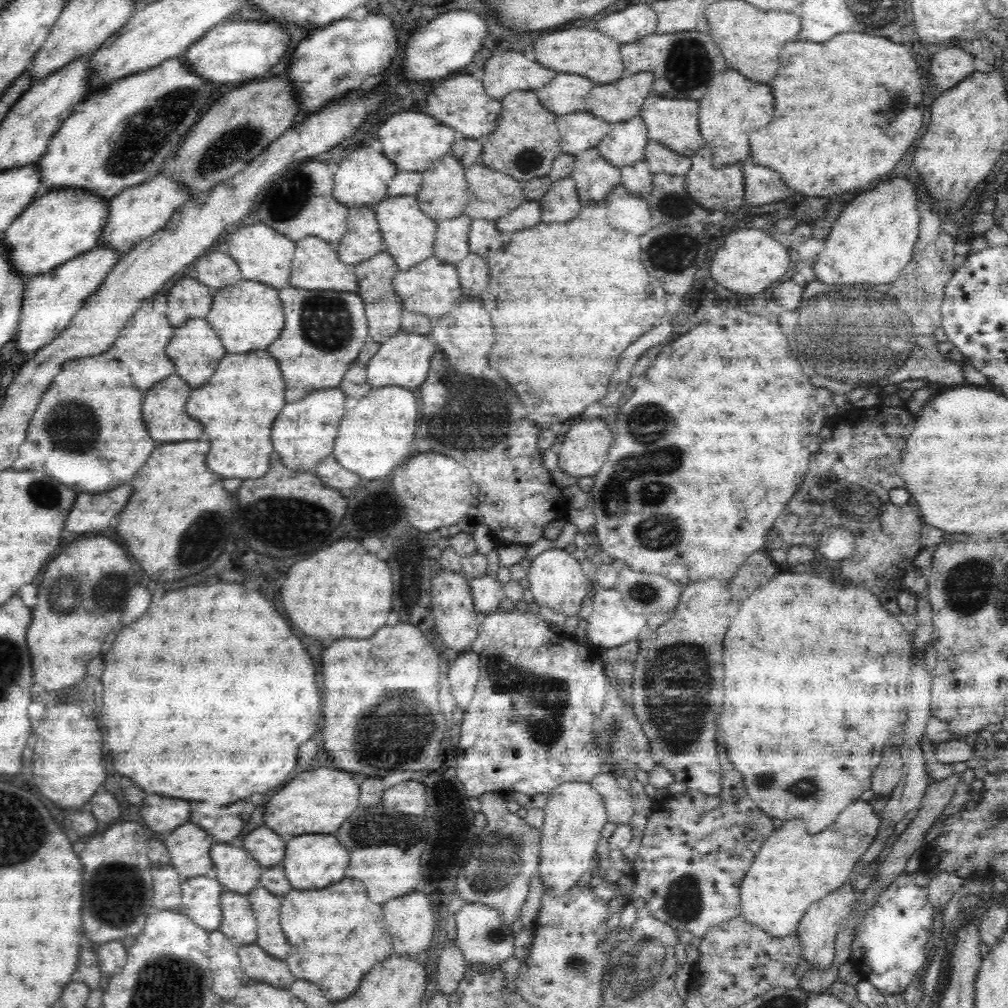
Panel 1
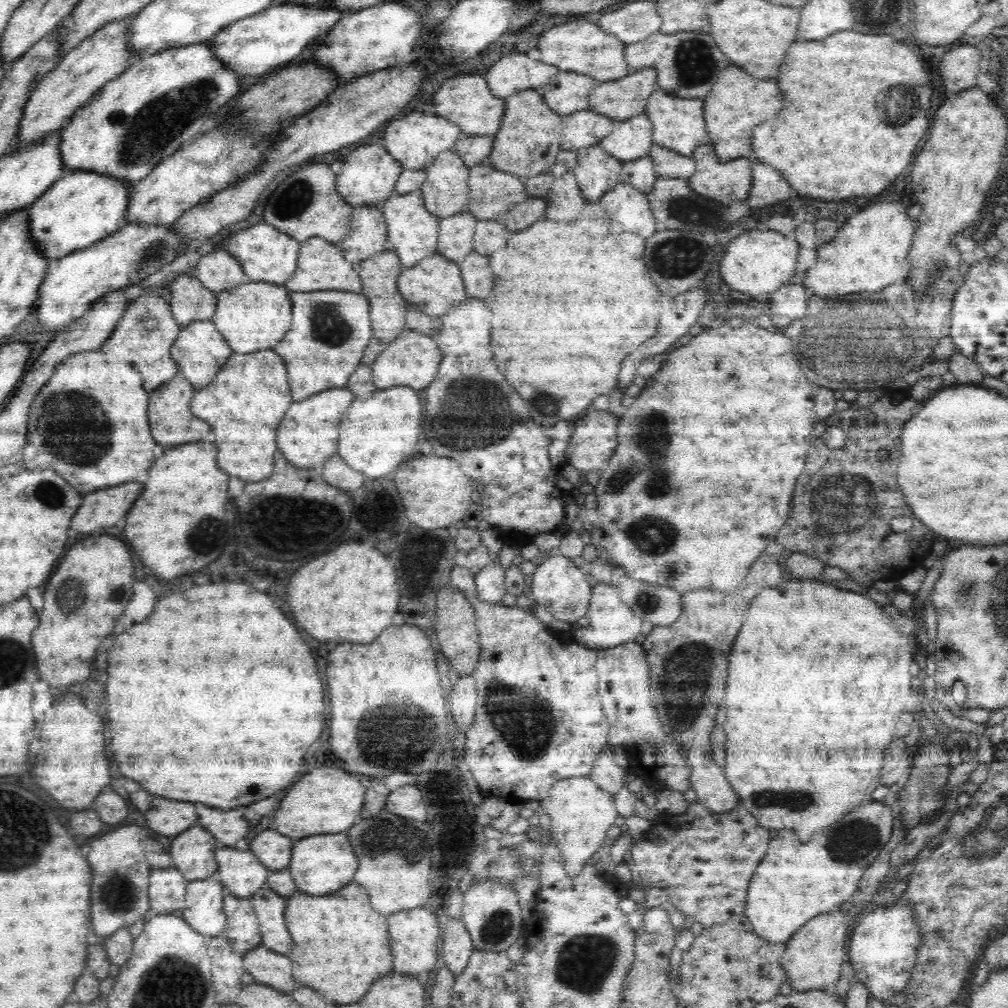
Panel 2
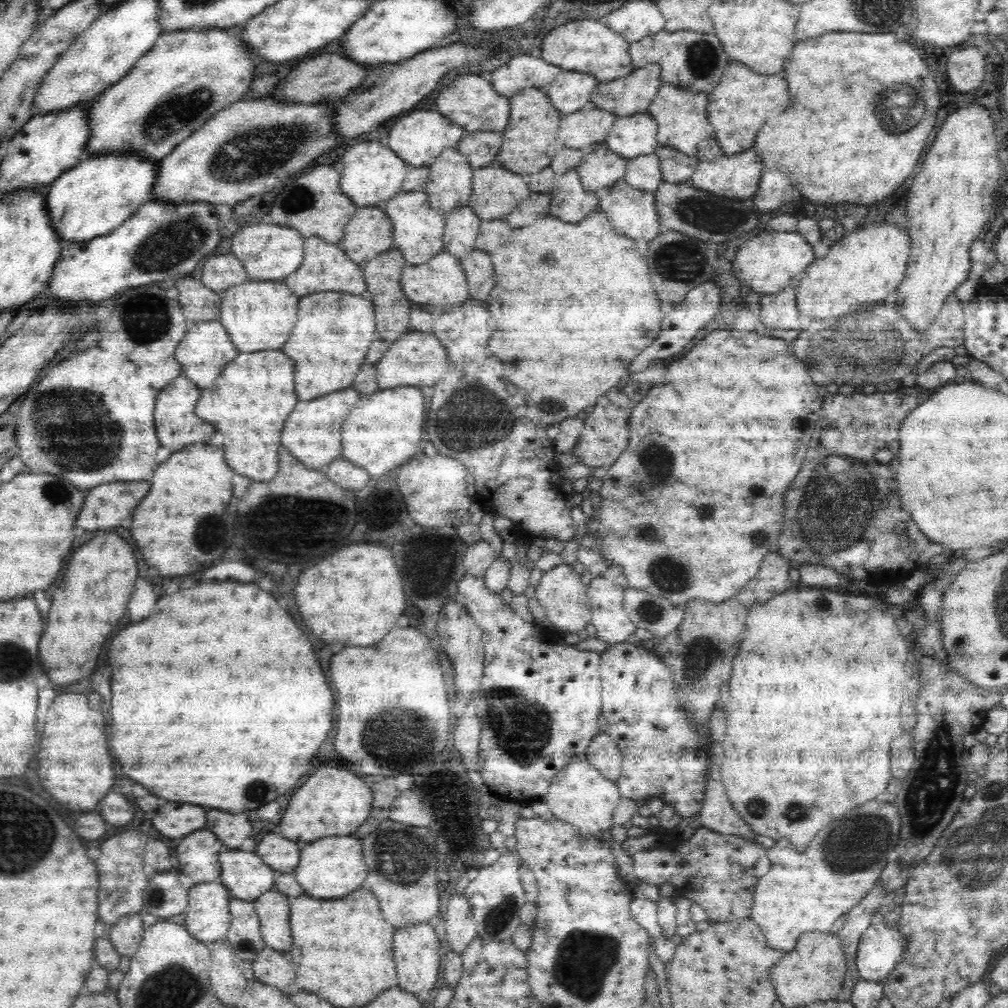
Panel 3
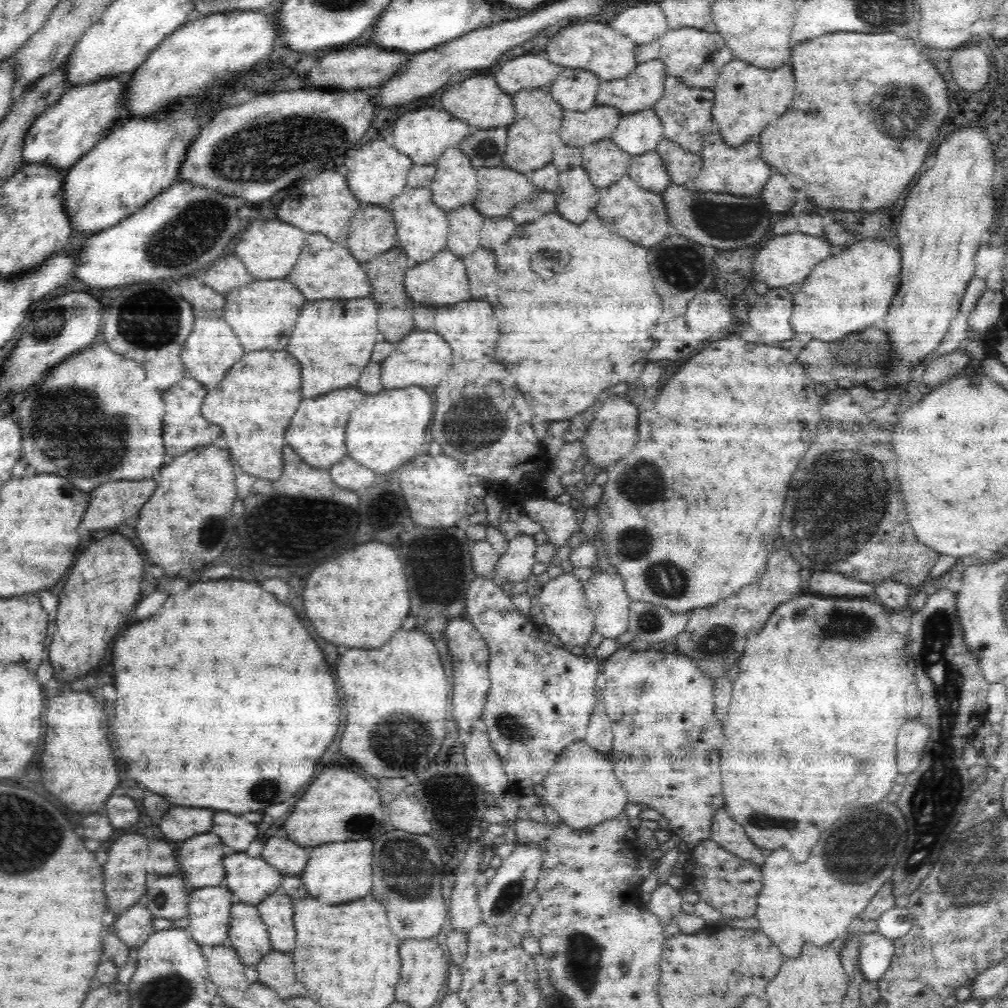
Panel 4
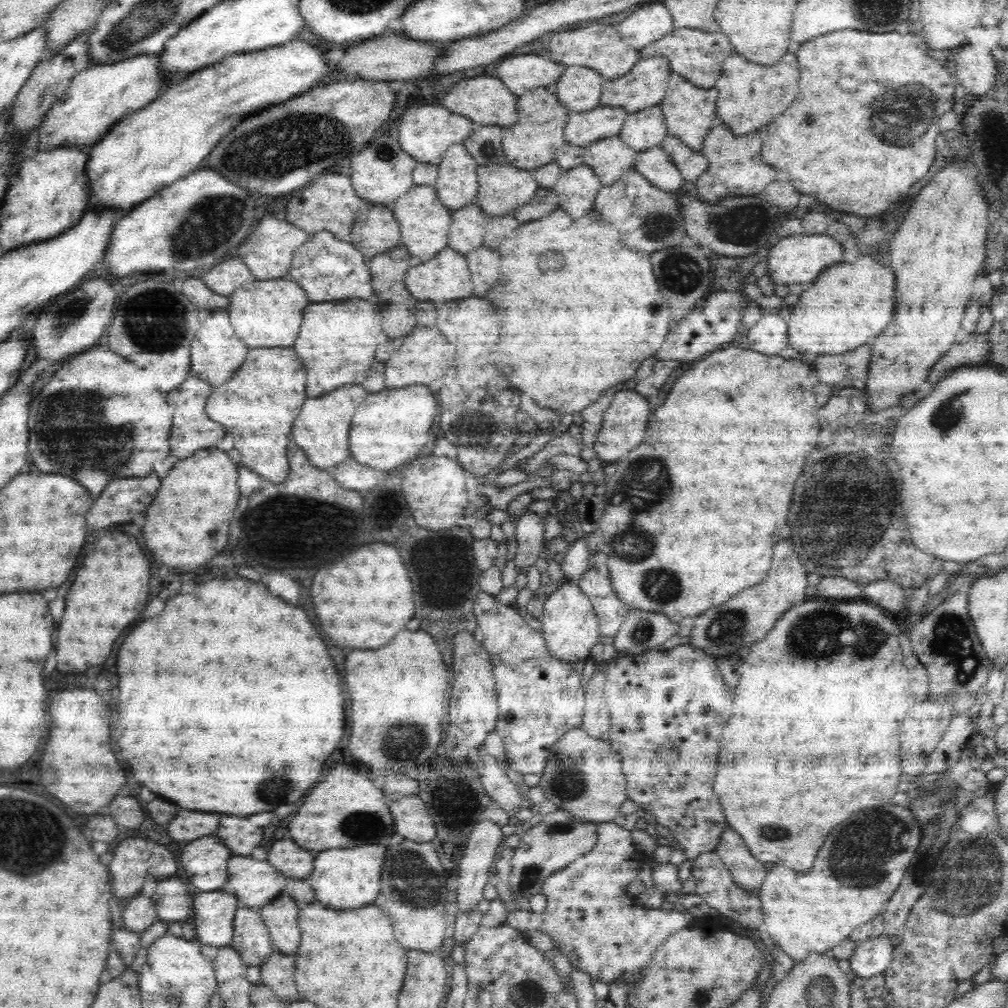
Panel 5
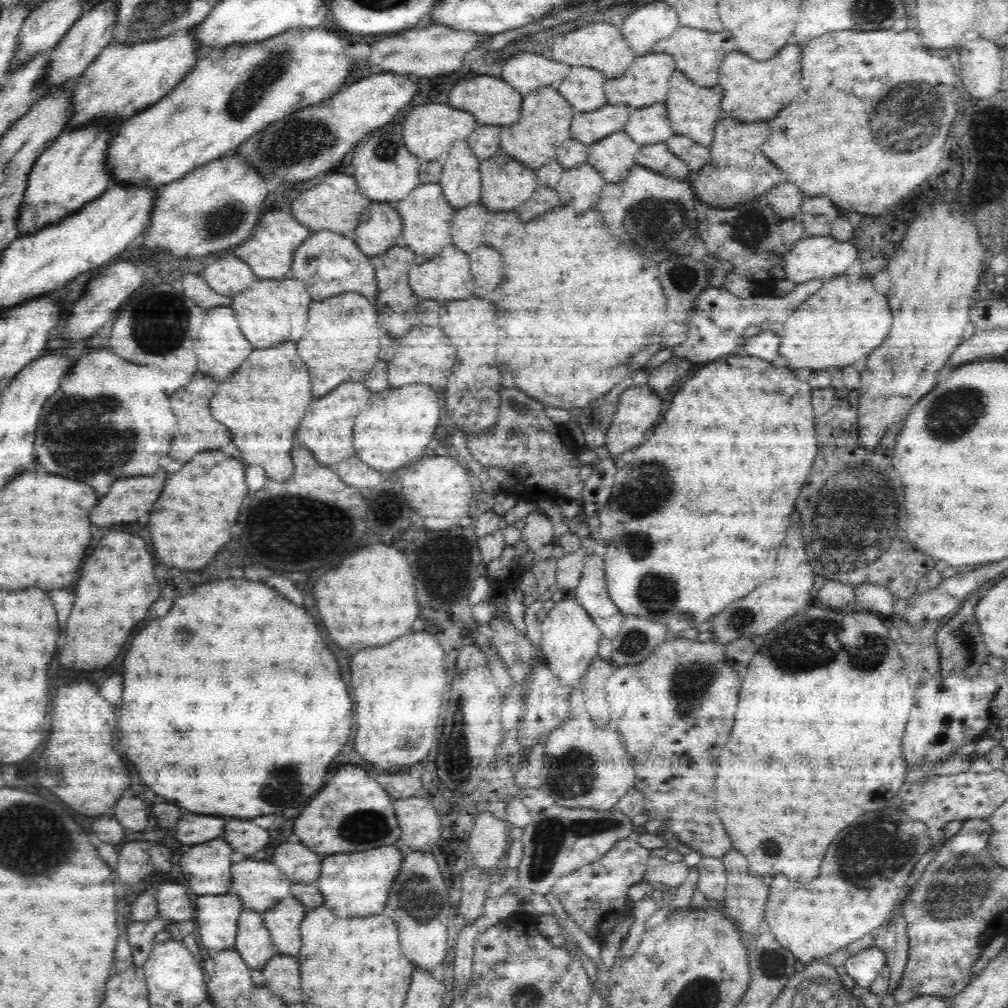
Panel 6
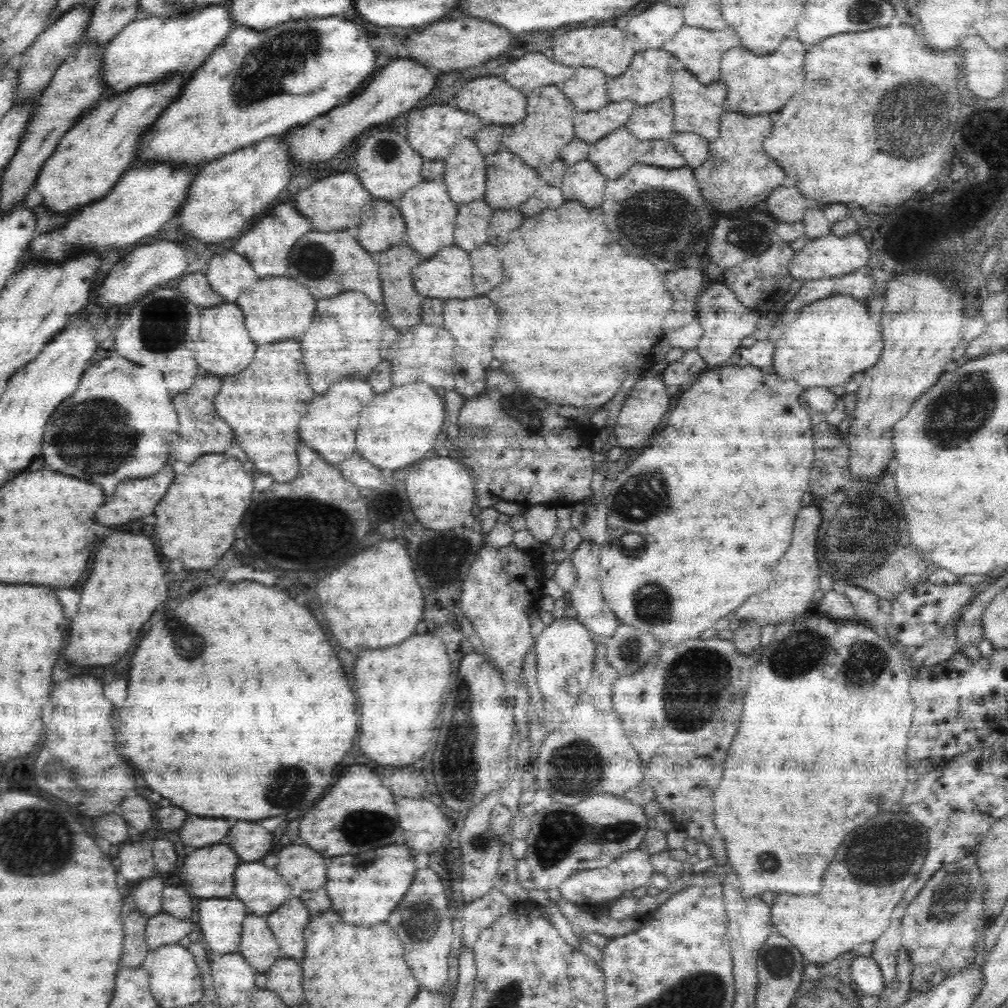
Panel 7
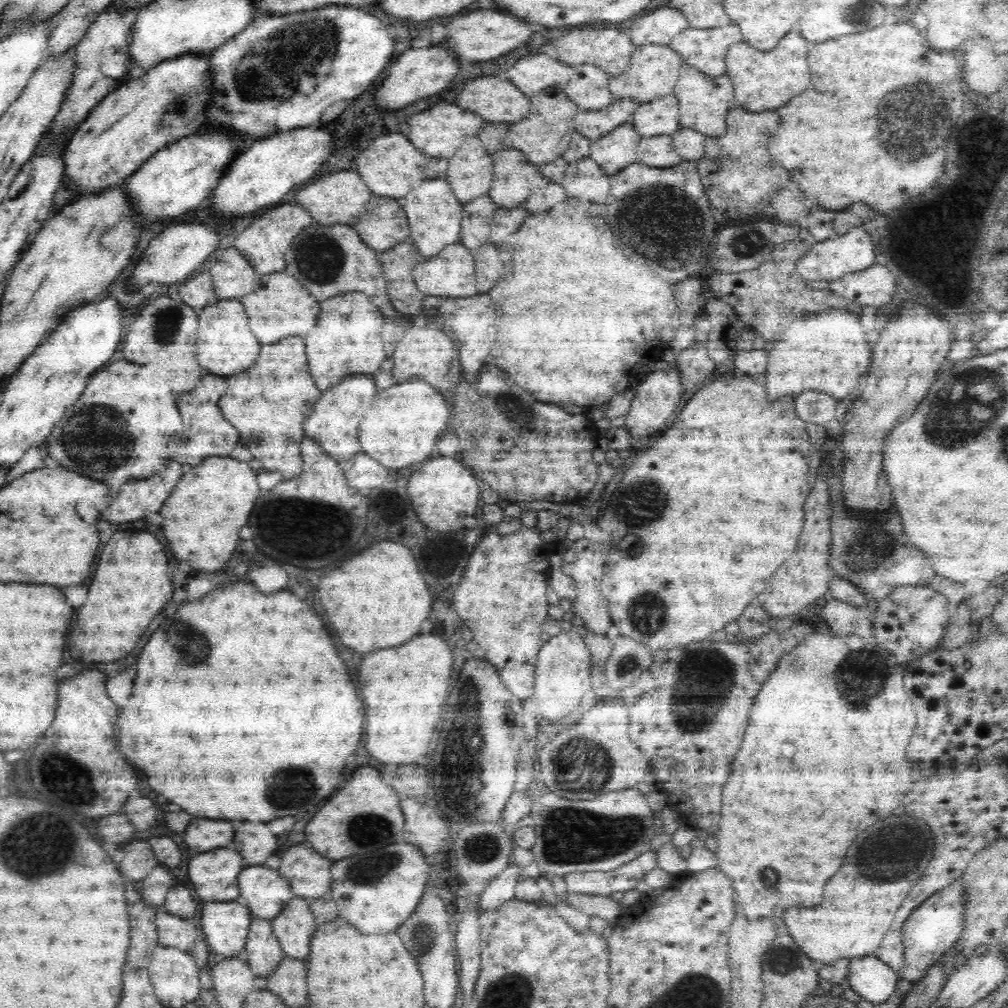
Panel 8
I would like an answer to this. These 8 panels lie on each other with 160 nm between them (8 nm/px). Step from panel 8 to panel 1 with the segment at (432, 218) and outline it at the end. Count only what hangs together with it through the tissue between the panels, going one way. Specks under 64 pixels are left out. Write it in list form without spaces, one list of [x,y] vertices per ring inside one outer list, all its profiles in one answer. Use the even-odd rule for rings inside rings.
[[[416,195],[387,196],[373,207],[386,252],[392,255],[400,271],[408,270],[434,255],[437,221],[424,214]]]

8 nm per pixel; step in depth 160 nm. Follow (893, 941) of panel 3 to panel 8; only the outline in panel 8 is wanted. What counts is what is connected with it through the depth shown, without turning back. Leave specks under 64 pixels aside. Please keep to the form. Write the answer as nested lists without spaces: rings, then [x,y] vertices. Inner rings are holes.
[[[875,954],[866,955],[851,959],[847,978],[834,985],[828,995],[838,996],[851,988],[865,1000],[882,1003],[894,994],[899,980],[900,975]]]

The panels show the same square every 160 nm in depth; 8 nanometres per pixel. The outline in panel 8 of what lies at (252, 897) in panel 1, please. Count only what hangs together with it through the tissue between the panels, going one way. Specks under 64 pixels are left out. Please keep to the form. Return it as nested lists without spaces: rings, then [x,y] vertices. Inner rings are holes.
[[[294,896],[283,912],[270,921],[285,956],[305,961],[310,954],[310,940],[318,928],[309,900]]]

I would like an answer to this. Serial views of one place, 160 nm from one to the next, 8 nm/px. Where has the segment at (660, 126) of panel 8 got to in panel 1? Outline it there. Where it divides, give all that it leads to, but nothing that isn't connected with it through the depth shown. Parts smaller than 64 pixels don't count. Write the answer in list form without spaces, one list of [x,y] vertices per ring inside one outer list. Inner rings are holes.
[[[638,114],[628,120],[613,123],[611,131],[596,147],[607,162],[616,167],[626,167],[644,159],[649,139],[648,127]]]

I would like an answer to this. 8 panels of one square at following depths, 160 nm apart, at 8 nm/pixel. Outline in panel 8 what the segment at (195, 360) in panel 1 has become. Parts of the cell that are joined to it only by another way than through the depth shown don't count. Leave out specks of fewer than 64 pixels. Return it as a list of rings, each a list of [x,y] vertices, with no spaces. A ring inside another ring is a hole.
[[[218,299],[214,304],[196,309],[195,313],[200,322],[196,358],[202,368],[208,368],[214,374],[230,376],[248,370],[256,362],[260,354],[260,342],[248,328],[248,320],[239,299]]]

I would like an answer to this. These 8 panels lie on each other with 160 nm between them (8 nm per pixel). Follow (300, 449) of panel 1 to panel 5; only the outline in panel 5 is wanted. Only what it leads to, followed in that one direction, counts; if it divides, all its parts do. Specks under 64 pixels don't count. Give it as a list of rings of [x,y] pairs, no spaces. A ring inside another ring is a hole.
[[[348,384],[340,388],[335,388],[326,396],[320,398],[308,398],[302,406],[300,416],[296,418],[296,424],[292,428],[294,442],[298,444],[310,462],[321,469],[330,470],[330,466],[336,466],[344,462],[350,456],[350,424],[356,408],[366,400],[368,392],[360,384]]]

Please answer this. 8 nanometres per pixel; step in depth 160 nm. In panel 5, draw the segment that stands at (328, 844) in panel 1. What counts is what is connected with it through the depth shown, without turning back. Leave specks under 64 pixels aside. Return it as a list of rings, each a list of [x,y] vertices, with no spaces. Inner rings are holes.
[[[380,844],[322,852],[315,858],[314,871],[308,878],[317,902],[334,910],[353,910],[372,904],[380,894],[380,872],[384,866],[384,856],[386,848]]]

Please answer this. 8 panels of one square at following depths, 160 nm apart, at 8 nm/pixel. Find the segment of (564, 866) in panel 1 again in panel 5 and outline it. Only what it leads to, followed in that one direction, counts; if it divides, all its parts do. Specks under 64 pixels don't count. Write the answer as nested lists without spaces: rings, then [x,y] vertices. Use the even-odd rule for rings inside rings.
[[[581,726],[571,728],[553,744],[546,766],[539,776],[538,789],[556,806],[572,813],[578,821],[611,821],[619,813],[621,804],[629,799],[620,755],[612,750],[610,742],[590,738]]]

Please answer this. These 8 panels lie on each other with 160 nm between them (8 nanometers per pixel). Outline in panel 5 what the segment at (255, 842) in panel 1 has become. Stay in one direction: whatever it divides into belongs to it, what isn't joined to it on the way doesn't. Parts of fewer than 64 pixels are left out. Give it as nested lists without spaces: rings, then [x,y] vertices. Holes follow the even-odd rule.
[[[278,840],[268,852],[268,860],[288,879],[308,879],[315,868],[315,857],[292,840]]]

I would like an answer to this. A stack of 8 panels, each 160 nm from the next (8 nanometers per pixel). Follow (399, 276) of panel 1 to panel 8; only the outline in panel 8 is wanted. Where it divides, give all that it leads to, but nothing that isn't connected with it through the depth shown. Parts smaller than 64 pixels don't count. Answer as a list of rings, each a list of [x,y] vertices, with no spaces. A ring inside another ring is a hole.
[[[460,242],[417,263],[412,272],[420,292],[441,297],[472,296],[478,292],[474,278],[474,258]]]

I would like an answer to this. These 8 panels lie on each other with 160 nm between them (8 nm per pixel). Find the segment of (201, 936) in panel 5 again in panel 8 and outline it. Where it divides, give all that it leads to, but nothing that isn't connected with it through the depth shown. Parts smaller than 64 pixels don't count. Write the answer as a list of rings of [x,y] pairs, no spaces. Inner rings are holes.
[[[237,901],[203,903],[201,922],[205,940],[215,953],[236,957],[246,946],[252,915]]]

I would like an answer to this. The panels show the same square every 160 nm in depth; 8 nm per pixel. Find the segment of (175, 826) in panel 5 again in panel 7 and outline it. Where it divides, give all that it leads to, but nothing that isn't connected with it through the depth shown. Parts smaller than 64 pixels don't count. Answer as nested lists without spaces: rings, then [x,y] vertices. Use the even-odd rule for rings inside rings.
[[[190,816],[180,830],[180,838],[184,844],[200,848],[200,846],[222,842],[228,836],[228,832],[230,832],[230,826],[226,820]]]

